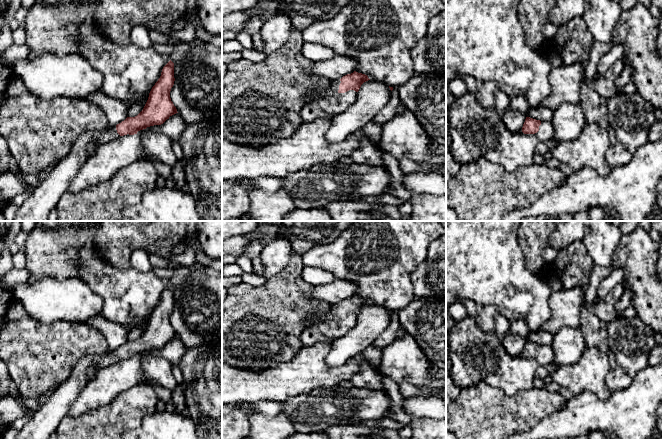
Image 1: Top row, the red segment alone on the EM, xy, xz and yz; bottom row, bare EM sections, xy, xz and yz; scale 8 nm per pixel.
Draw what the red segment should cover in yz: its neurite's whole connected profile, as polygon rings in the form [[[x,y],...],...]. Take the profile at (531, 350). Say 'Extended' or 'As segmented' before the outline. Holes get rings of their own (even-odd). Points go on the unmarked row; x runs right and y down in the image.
Extended. [[[526,341],[522,351],[524,358],[533,358],[538,365],[553,363],[554,351],[551,346],[536,344]]]

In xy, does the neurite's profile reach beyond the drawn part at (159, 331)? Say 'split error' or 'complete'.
split error

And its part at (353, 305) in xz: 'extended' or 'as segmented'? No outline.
extended

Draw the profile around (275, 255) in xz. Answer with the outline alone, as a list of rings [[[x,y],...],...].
[[[276,237],[265,241],[260,254],[262,276],[271,278],[288,264],[293,249],[288,238]]]

